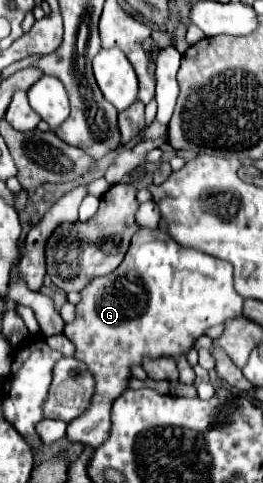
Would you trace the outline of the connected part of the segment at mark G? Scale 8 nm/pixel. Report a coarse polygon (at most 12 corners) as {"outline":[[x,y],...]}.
{"outline":[[141,228],[65,336],[99,448],[143,356],[177,358],[245,298],[229,262]]}

